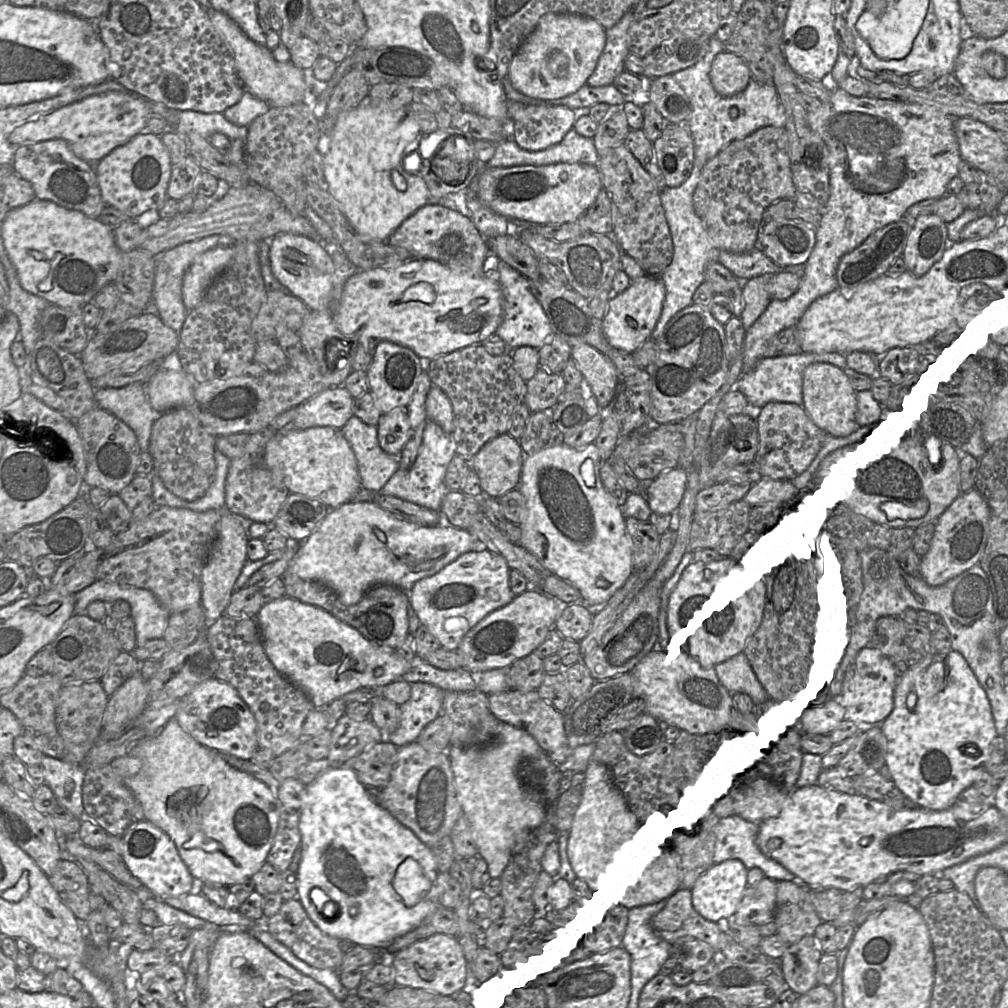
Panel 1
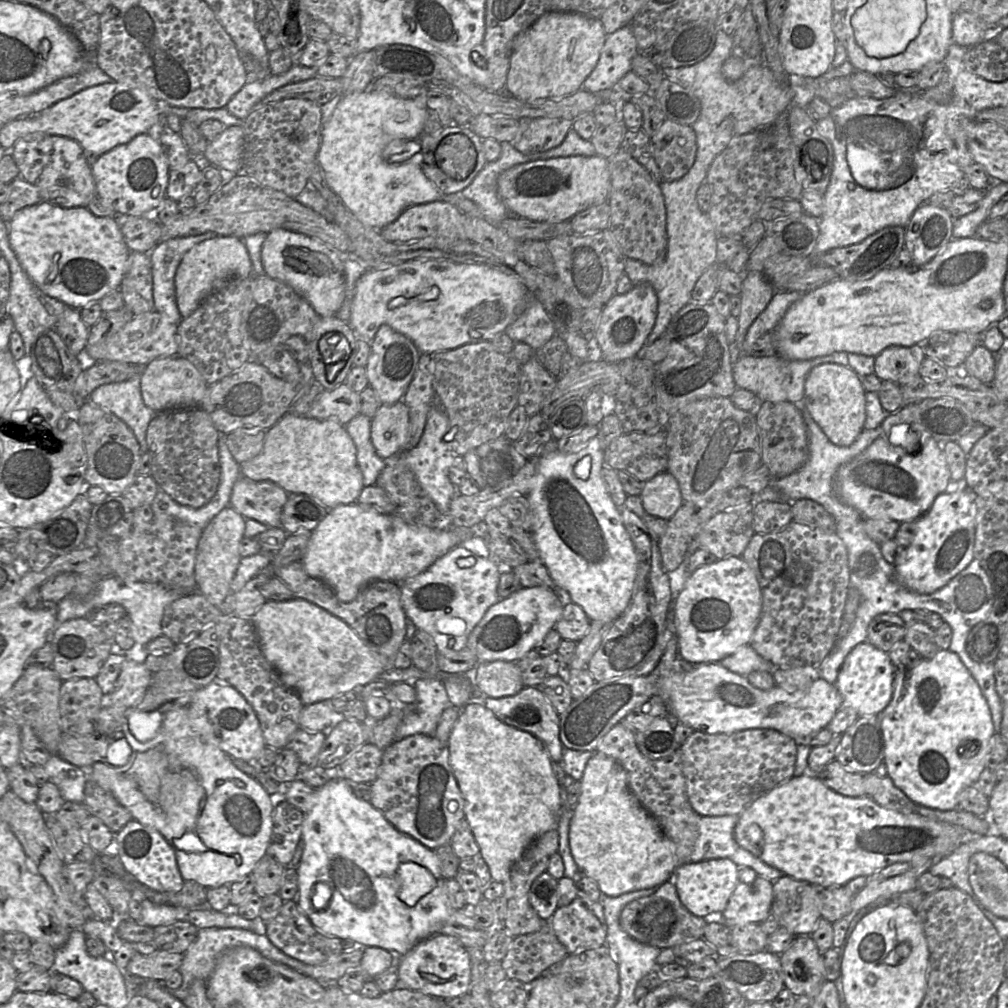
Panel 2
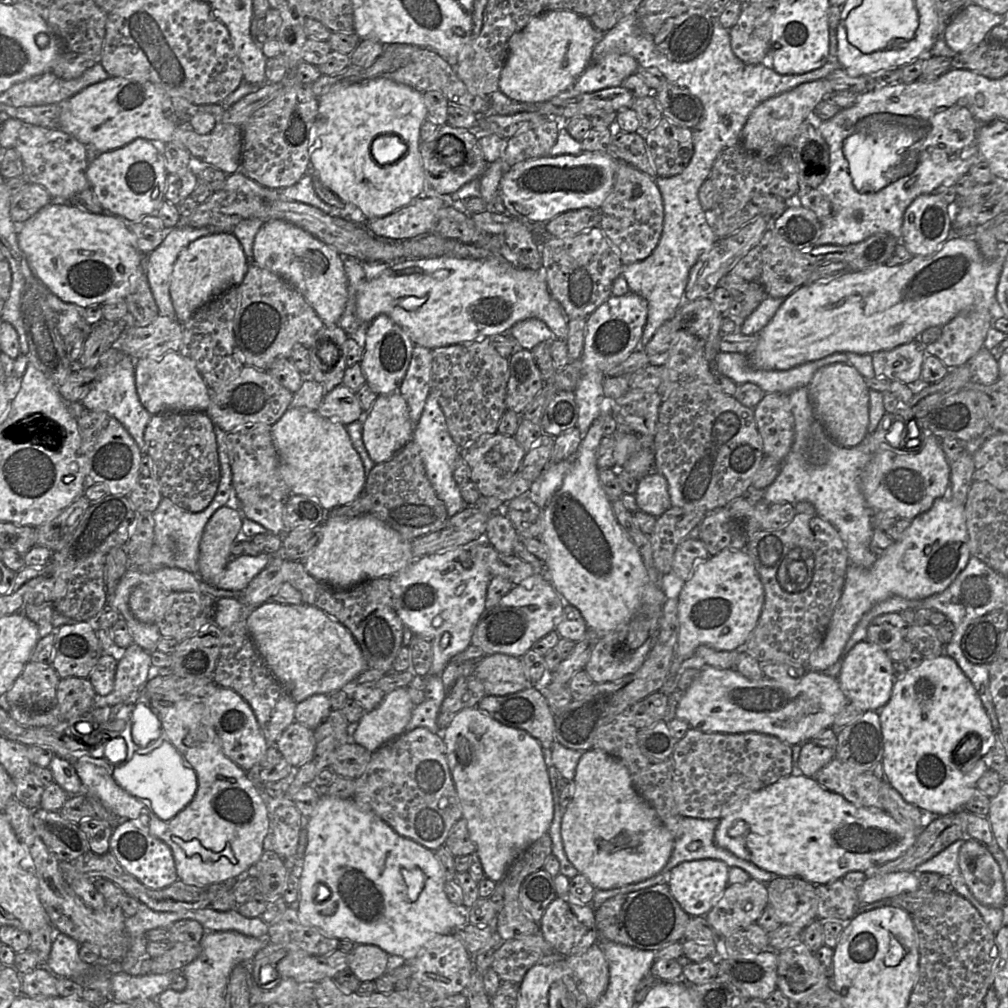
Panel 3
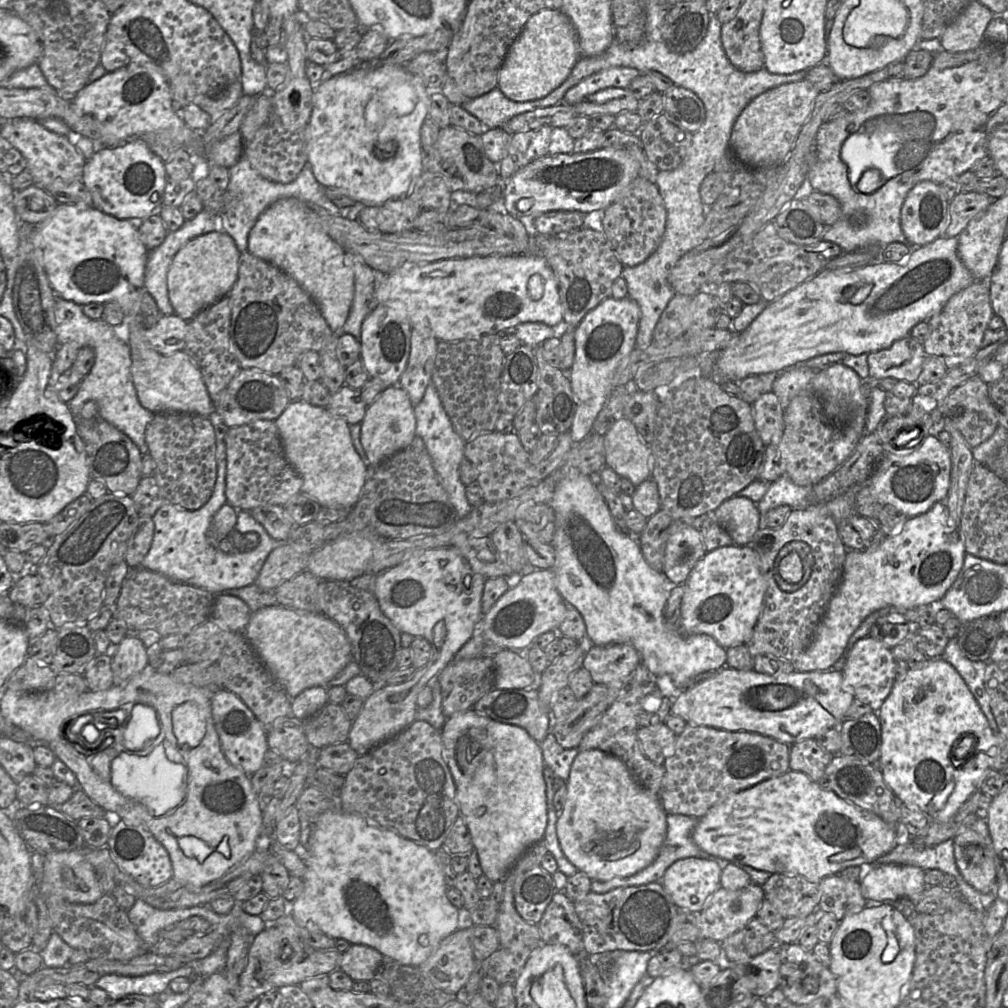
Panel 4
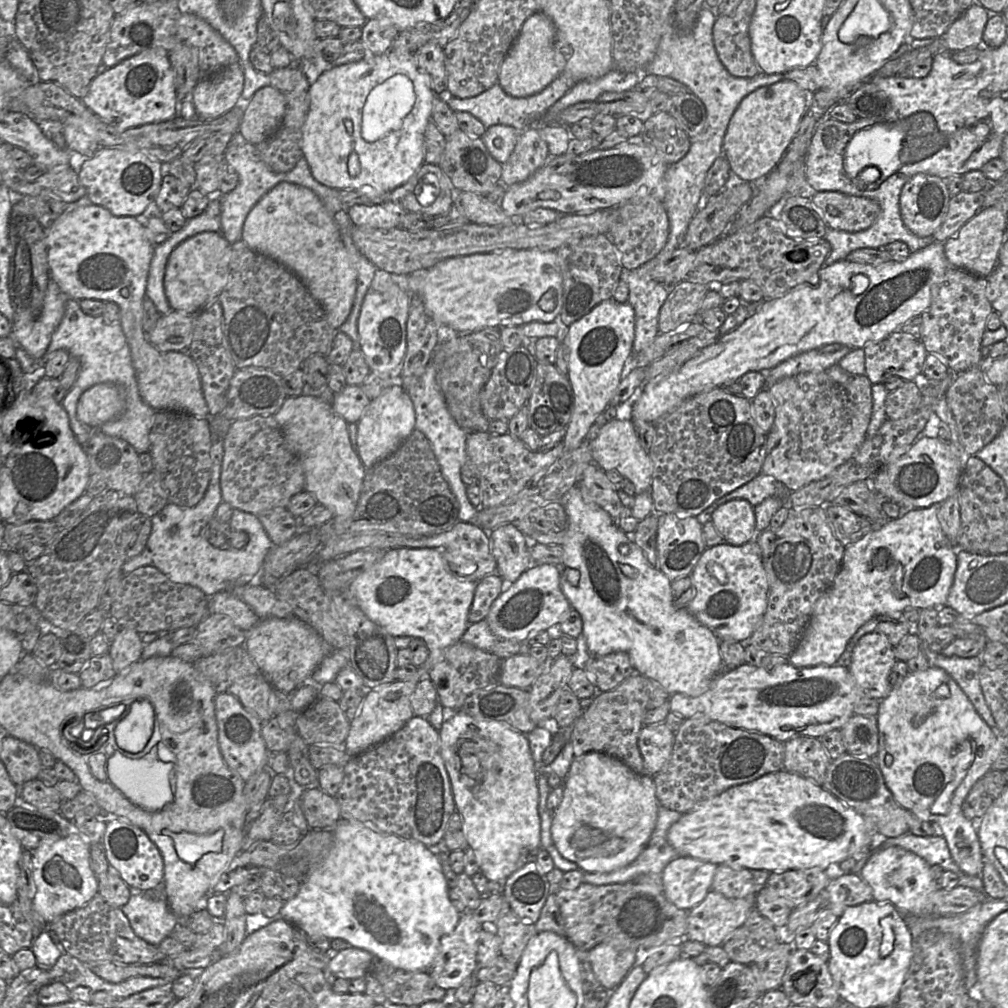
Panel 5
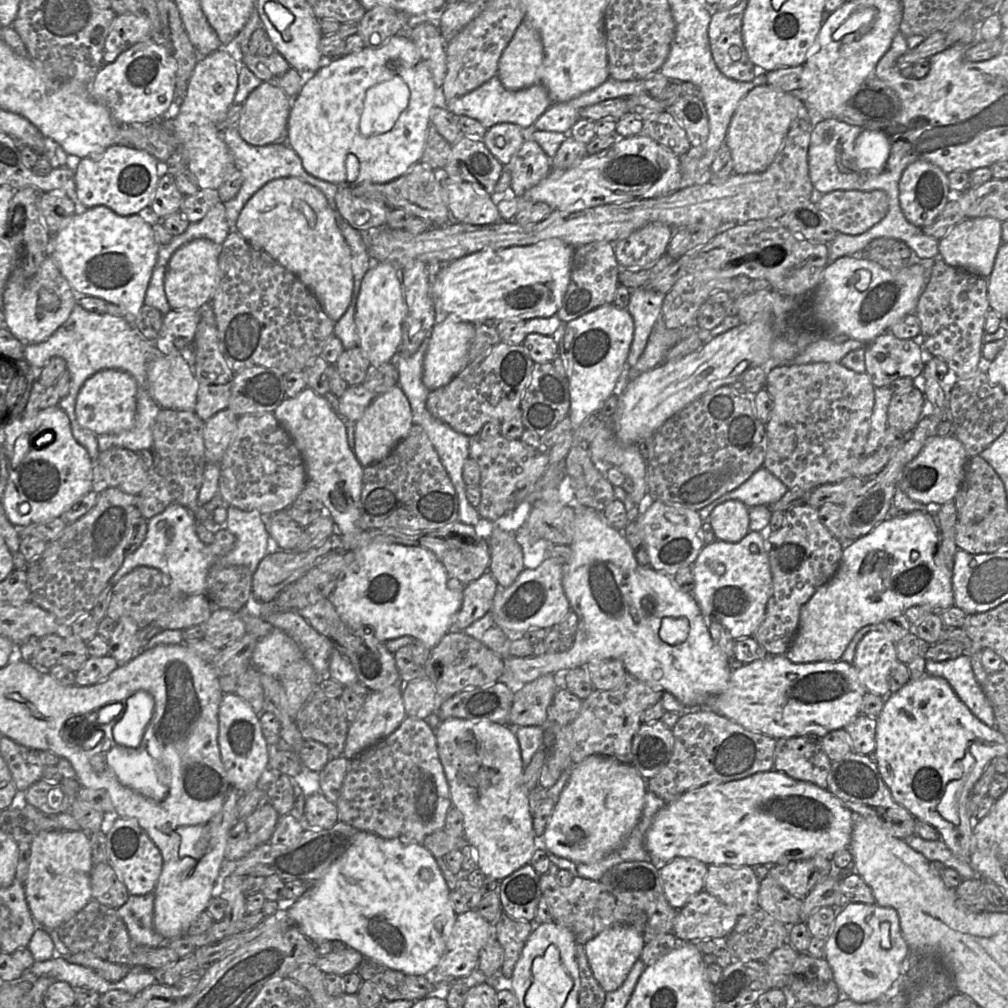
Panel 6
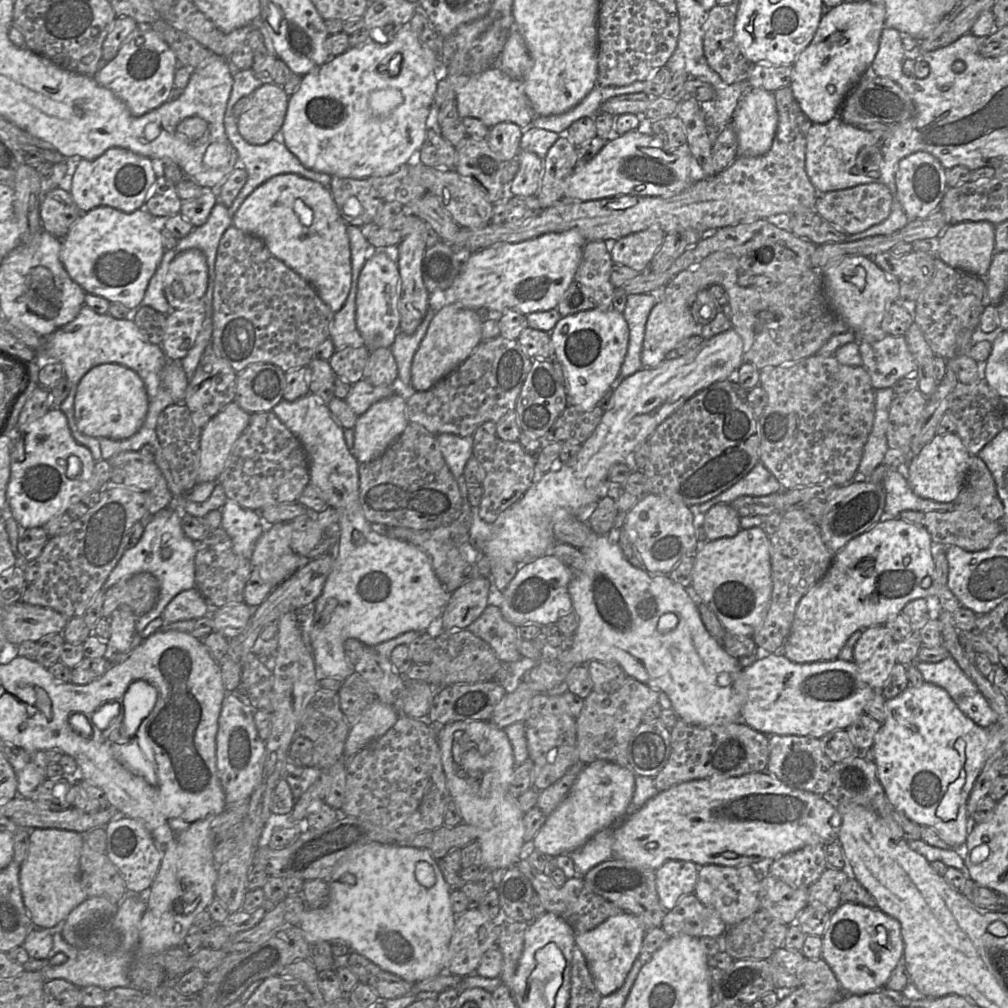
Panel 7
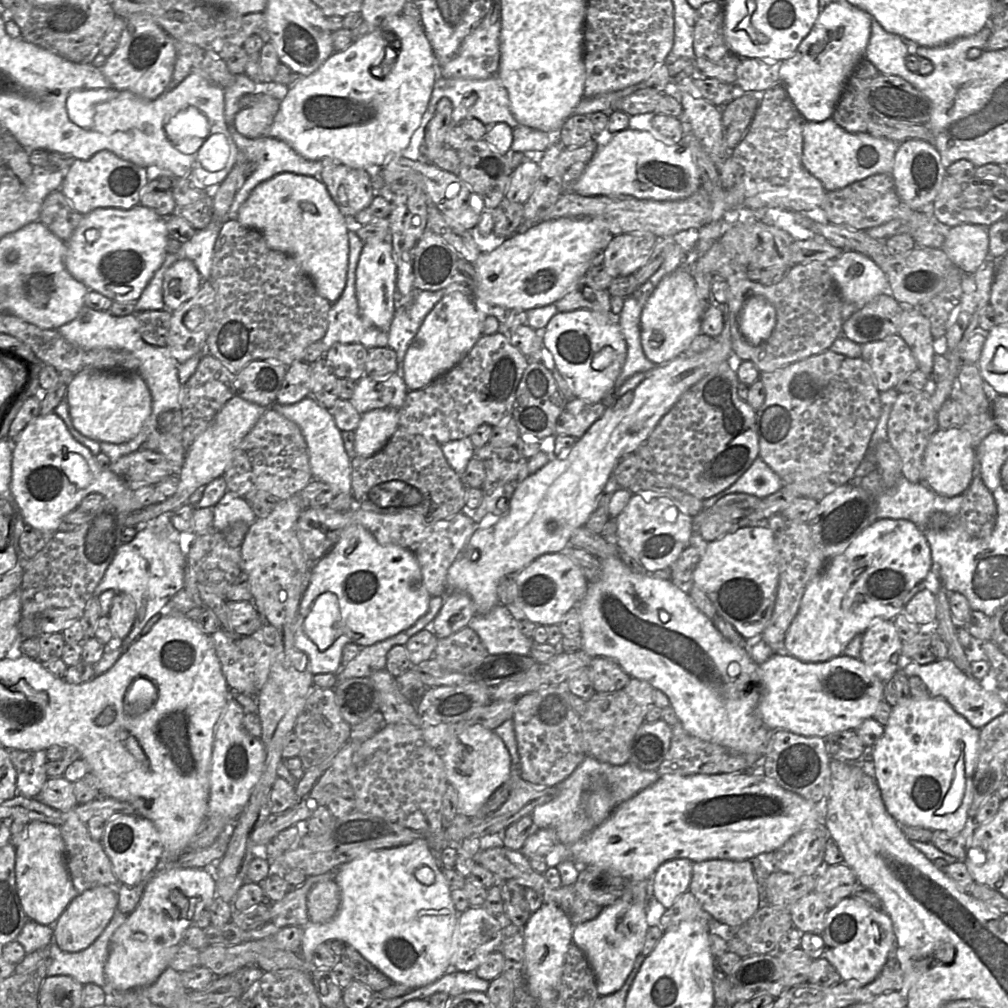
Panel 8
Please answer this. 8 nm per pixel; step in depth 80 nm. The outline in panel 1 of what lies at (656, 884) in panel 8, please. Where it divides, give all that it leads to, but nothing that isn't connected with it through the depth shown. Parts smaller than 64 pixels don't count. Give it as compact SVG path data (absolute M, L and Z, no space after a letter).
M728 859L719 863L712 863L698 877L690 889L691 902L694 910L704 919L718 922L734 915L747 888L748 869L737 859Z

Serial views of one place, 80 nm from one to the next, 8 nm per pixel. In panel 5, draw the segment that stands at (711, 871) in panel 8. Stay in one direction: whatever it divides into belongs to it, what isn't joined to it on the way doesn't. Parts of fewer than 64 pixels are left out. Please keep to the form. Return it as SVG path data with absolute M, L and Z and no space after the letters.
M721 865L716 869L711 890L729 899L742 899L748 895L757 895L760 889L755 884L750 870L735 870Z

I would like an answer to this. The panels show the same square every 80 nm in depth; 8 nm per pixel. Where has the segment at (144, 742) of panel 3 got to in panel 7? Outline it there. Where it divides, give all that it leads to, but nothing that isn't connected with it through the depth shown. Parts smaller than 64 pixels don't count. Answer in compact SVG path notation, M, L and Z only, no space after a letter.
M144 680L130 684L123 697L121 733L126 738L133 738L142 723L150 714L157 700L156 688Z

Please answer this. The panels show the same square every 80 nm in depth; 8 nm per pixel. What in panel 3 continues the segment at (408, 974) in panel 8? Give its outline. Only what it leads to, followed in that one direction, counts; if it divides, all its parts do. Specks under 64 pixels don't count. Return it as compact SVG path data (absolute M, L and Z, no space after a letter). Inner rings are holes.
M322 796L312 816L309 819L305 819L305 825L307 828L307 846L303 857L303 868L300 876L297 912L302 921L307 923L309 926L316 927L327 937L348 939L355 944L376 945L388 955L397 955L403 957L405 960L410 960L414 959L426 943L437 935L453 934L454 930L470 924L469 916L468 918L463 916L458 911L457 907L448 899L444 891L446 881L442 866L435 855L435 851L431 851L415 841L399 835L376 814L370 811L360 810L351 798L341 799L332 796ZM403 868L419 868L425 875L424 887L418 898L413 902L409 901L407 897L407 886L401 873ZM318 888L325 888L325 895L321 898L316 897L316 891Z

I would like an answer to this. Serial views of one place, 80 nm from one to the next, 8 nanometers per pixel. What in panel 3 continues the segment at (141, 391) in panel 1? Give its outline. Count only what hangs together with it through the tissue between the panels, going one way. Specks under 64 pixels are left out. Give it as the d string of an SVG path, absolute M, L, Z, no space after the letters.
M116 347L103 353L98 365L98 380L80 403L87 410L105 412L118 420L135 440L140 453L147 454L144 432L152 415L139 400L135 383L135 361L130 356Z

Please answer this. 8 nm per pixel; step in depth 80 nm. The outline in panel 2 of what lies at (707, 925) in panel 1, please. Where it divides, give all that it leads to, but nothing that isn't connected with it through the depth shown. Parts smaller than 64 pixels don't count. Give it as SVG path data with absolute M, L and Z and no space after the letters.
M665 882L650 896L627 904L620 915L622 929L635 941L659 949L703 939L705 919L691 914L681 903L676 887Z

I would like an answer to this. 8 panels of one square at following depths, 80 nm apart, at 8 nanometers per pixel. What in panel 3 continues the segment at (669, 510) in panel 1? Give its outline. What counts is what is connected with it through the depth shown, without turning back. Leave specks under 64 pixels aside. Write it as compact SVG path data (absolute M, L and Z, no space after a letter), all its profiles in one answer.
M656 470L638 480L635 498L639 510L655 517L672 507L667 480Z

